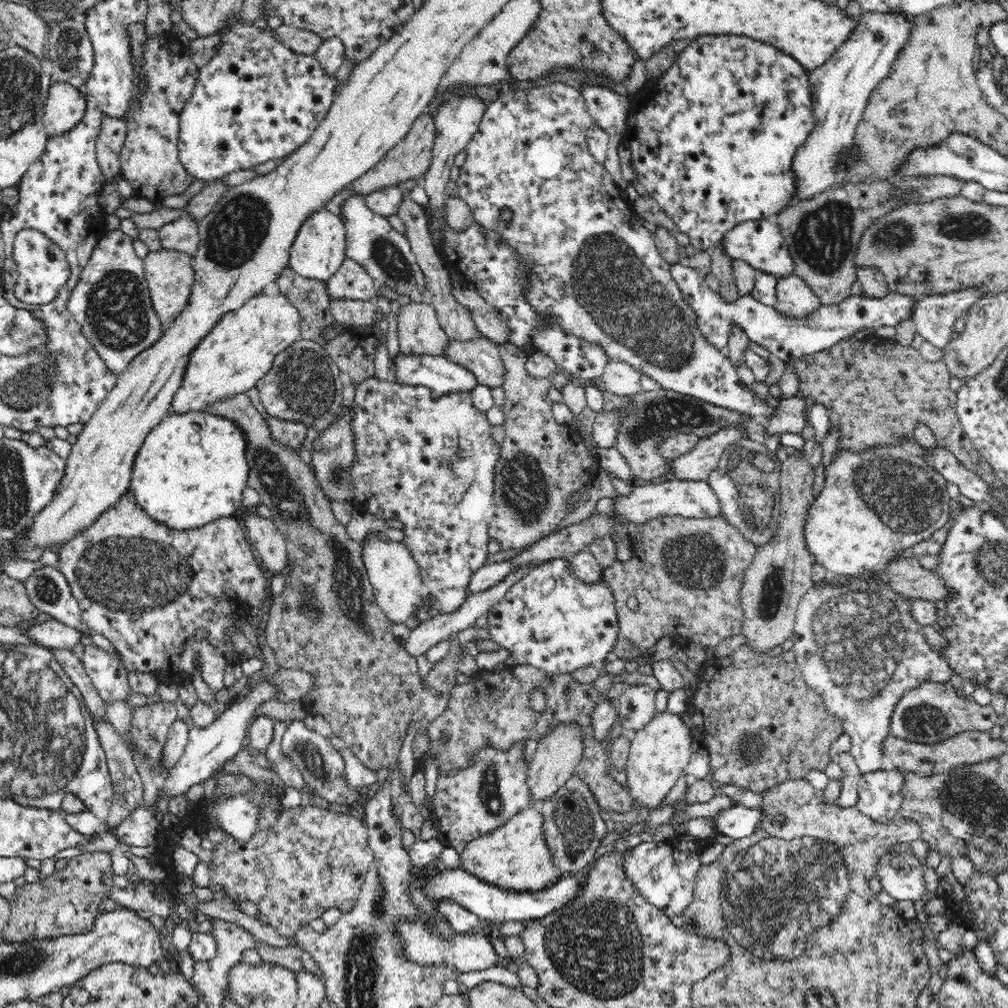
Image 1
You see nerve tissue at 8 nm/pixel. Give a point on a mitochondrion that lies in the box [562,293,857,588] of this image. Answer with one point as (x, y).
(749, 474)

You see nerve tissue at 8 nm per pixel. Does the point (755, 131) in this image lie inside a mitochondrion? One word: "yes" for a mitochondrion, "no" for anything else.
no

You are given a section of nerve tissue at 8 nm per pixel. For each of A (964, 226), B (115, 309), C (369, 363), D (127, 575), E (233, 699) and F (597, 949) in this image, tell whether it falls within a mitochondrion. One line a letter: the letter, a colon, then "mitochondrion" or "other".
A: mitochondrion
B: mitochondrion
C: other
D: mitochondrion
E: other
F: mitochondrion

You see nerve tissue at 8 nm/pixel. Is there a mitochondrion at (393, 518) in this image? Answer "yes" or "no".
no

